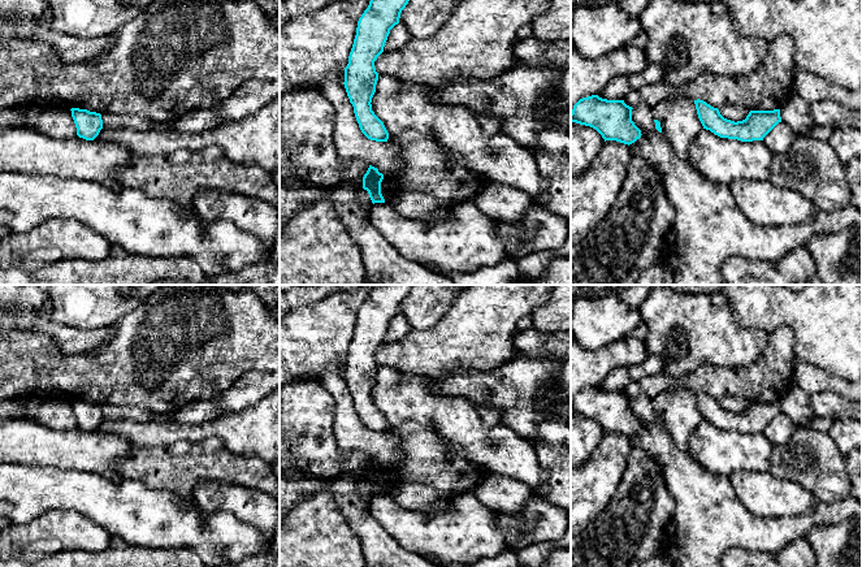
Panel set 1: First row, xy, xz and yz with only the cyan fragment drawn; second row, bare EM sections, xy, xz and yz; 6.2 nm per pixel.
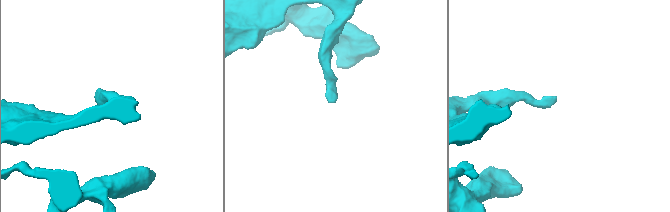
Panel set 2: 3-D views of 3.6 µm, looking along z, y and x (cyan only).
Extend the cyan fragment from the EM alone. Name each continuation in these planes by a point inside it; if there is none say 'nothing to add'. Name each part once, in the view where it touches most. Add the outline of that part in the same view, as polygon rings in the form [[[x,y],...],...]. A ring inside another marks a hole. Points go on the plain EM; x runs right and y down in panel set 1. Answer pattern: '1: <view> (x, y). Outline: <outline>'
nothing to add

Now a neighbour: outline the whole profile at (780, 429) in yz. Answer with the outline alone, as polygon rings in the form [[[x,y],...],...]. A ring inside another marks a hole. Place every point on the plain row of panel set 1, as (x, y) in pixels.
[[[781,412],[763,429],[763,433],[771,445],[775,446],[788,442],[794,429],[793,421]]]

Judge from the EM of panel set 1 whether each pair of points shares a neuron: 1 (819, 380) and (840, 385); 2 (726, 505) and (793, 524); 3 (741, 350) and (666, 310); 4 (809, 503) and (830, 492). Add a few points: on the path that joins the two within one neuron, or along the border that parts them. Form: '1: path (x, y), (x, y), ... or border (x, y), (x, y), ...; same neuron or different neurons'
1: path (824, 381), (835, 384); same neuron
2: path (743, 522), (749, 528), (776, 528); same neuron
3: path (723, 341), (704, 330), (691, 330), (684, 324); same neuron
4: border (792, 481), (809, 490), (819, 501); different neurons

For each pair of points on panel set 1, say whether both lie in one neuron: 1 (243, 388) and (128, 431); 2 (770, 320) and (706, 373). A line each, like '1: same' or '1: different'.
1: different
2: different

